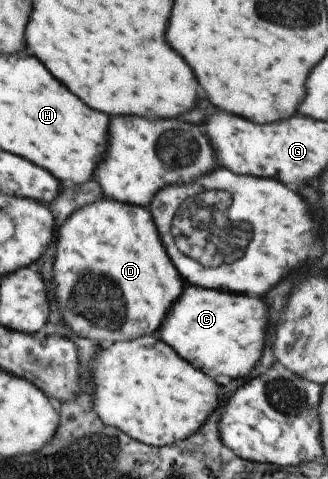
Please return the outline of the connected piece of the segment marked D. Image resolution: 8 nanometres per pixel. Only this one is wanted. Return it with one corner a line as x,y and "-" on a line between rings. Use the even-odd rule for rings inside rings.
100,200
76,210
75,214
67,219
67,222
57,228
57,232
59,232
59,236
57,236
59,242
57,242
57,258
55,258
53,276
57,285
57,288
55,288
55,302
57,302
57,308
61,308
61,312
63,312
64,323
71,326
73,331
80,337
98,340
101,346
110,346
117,341
132,341
143,335
157,333
163,320
165,320
165,314
171,310
175,300
183,294
185,284
183,284
179,272
175,270
175,266
171,264
171,258
167,256
165,246
161,244
161,238
159,238
159,232
155,228
151,212
147,208
141,208
141,206
129,206
129,204
123,204
123,202
119,204
115,200

